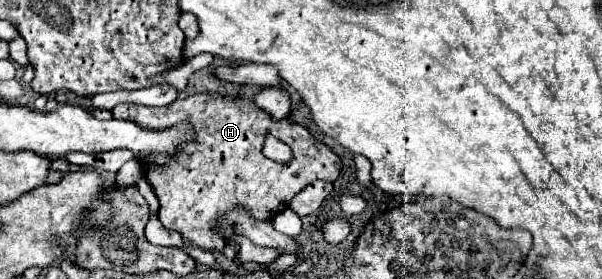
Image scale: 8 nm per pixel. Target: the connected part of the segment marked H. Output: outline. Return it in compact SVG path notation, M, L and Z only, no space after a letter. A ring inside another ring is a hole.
M195 94L187 96L183 100L175 100L169 106L163 108L147 108L147 106L137 106L137 104L119 104L113 110L113 118L117 120L131 120L137 126L143 126L145 130L167 130L171 126L177 126L179 122L189 122L189 126L195 130L193 142L183 144L173 156L169 154L157 154L151 156L151 164L155 164L157 170L145 168L145 178L151 184L153 192L159 198L159 220L163 222L165 228L177 230L185 240L191 244L205 248L205 250L223 250L223 238L219 232L213 228L217 226L217 218L237 204L247 206L257 220L271 220L275 214L285 210L291 202L291 198L301 192L305 186L309 186L315 180L325 180L325 182L335 182L339 178L339 172L343 168L341 158L331 152L325 144L317 142L309 130L301 124L291 122L289 118L285 120L273 120L265 110L257 108L251 100L243 98L233 98L233 96L221 96L221 94ZM265 132L273 134L281 142L285 142L293 150L293 160L289 164L277 164L275 160L269 160L263 156L263 138Z

